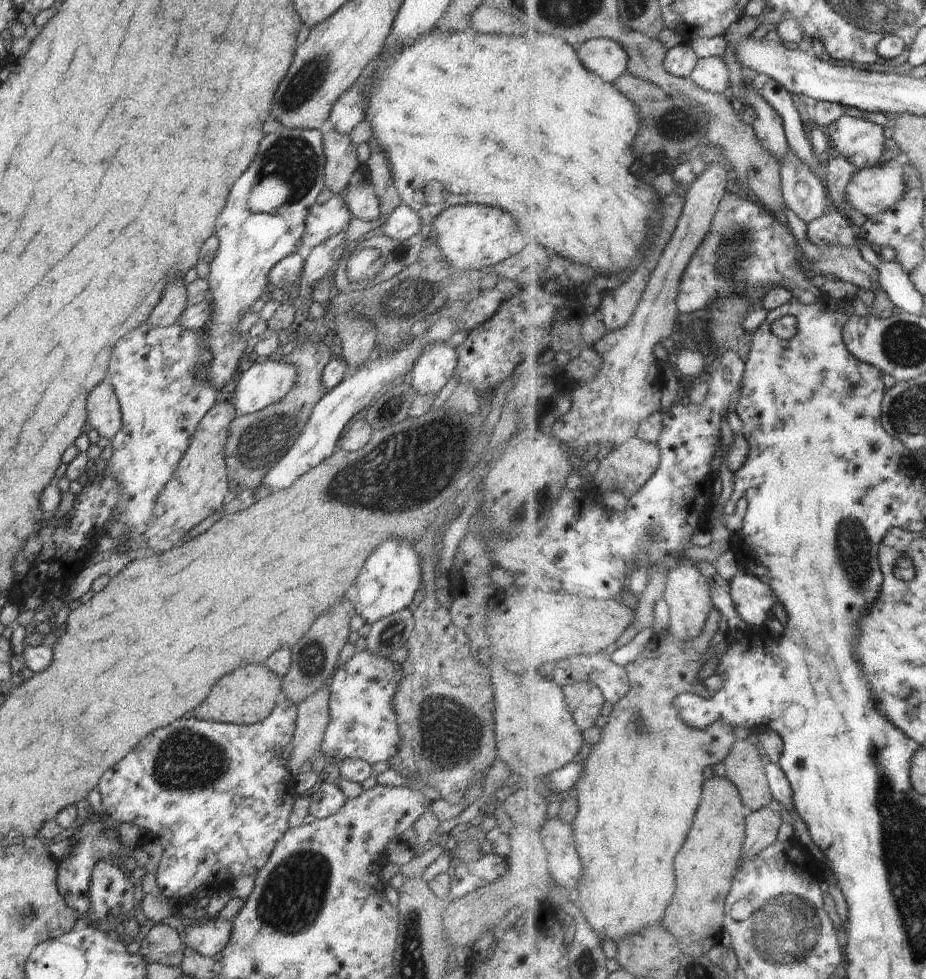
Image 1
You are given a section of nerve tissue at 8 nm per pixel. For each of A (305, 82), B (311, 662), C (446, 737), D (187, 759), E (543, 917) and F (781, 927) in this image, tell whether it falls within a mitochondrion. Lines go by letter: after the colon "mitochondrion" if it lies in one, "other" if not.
A: mitochondrion
B: mitochondrion
C: mitochondrion
D: mitochondrion
E: other
F: mitochondrion

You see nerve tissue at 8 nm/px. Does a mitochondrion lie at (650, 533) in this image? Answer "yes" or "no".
yes

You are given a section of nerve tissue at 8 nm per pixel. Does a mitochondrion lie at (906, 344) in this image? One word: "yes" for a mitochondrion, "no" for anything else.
yes

